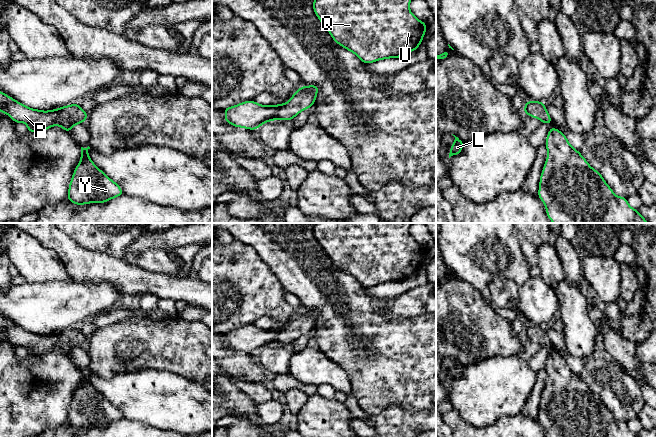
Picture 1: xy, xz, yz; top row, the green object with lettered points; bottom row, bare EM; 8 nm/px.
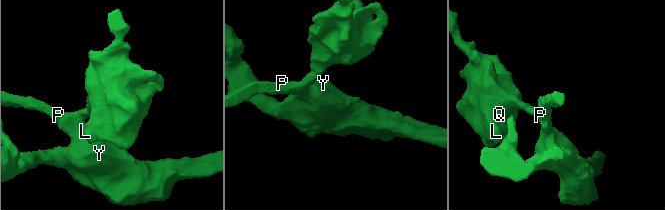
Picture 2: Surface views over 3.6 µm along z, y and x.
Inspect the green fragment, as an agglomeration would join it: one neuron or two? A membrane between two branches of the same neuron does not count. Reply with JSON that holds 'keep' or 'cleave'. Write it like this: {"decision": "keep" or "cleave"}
{"decision": "keep"}

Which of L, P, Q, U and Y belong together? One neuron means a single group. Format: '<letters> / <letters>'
L P Q U Y

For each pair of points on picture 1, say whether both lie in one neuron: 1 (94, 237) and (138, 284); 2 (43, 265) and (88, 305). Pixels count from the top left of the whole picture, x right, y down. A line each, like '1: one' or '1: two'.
1: two
2: two

